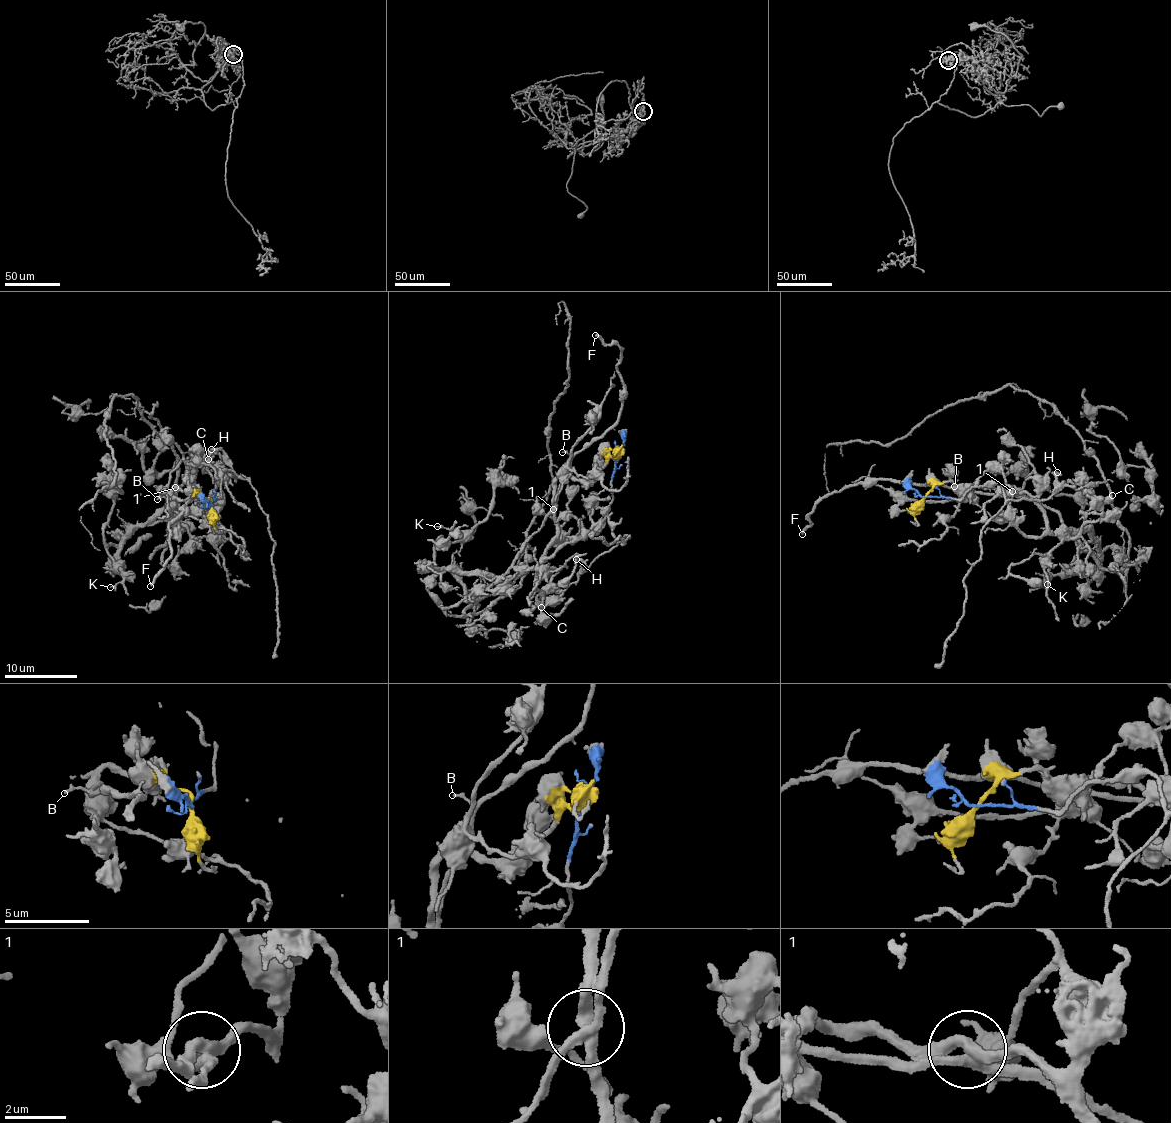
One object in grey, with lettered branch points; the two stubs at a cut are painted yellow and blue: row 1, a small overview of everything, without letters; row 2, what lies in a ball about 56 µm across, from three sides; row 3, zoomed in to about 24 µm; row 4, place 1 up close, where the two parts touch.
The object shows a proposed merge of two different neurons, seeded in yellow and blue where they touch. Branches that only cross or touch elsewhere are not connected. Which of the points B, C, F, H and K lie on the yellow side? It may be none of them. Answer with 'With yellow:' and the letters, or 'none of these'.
With yellow: C, K

